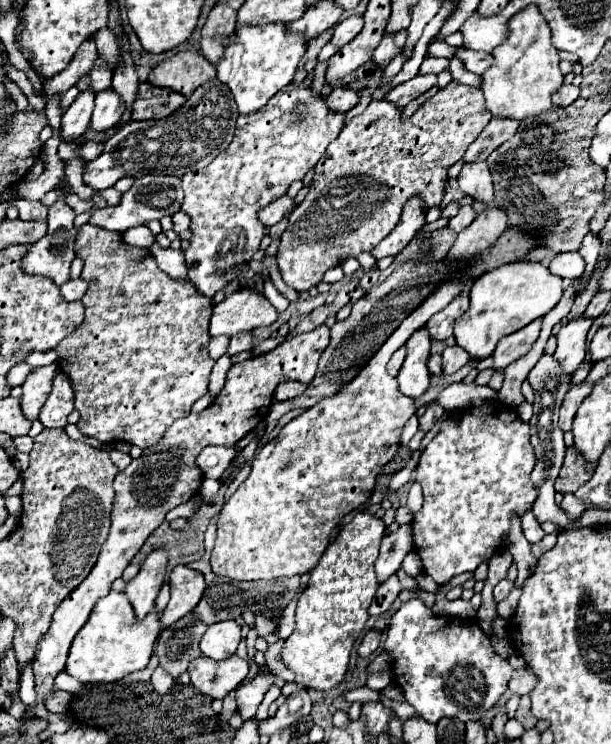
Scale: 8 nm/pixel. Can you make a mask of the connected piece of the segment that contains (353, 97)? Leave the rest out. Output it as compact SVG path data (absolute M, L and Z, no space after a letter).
M333 88L325 98L327 104L339 112L349 112L359 104L359 92L353 88Z

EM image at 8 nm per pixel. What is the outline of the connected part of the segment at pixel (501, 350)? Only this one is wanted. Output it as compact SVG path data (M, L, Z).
M541 320L531 322L531 326L525 326L523 330L509 334L507 338L499 340L499 346L495 348L493 360L495 360L495 368L507 368L511 362L523 358L535 344L535 340L539 338L541 332Z

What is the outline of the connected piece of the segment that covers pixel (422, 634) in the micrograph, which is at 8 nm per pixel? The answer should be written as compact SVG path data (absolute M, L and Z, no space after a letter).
M409 600L401 606L401 610L397 610L397 614L391 618L383 650L391 656L391 672L395 684L403 690L405 700L427 722L439 722L443 716L459 718L461 722L483 718L483 714L489 712L503 696L513 674L509 662L495 654L491 640L483 634L477 620L435 616L421 600Z

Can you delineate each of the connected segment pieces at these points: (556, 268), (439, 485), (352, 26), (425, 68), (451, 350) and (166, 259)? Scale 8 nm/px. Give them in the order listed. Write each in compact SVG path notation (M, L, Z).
M561 252L551 260L549 270L559 278L577 280L585 272L585 260L579 252Z
M493 400L483 406L463 410L459 420L447 418L439 426L437 436L421 454L415 470L417 482L421 484L425 496L423 508L411 522L415 552L421 556L425 574L429 574L439 586L457 574L475 572L479 564L487 562L495 552L499 552L507 544L511 516L523 516L527 510L531 510L537 498L537 488L529 478L537 462L535 450L529 442L529 424L525 424L515 410L499 404L499 400Z
M349 16L345 18L343 22L339 22L335 26L335 32L333 32L333 44L335 46L345 46L347 42L351 42L363 28L363 16Z
M425 58L419 74L441 74L443 70L449 70L449 60L445 58Z
M449 346L443 350L443 374L453 374L457 372L461 366L465 366L469 362L469 354L461 348L461 346Z
M153 244L151 246L151 254L157 260L159 268L163 272L167 272L171 278L175 278L175 280L189 280L185 256L183 256L181 250L173 250L173 248L163 250L159 244Z

